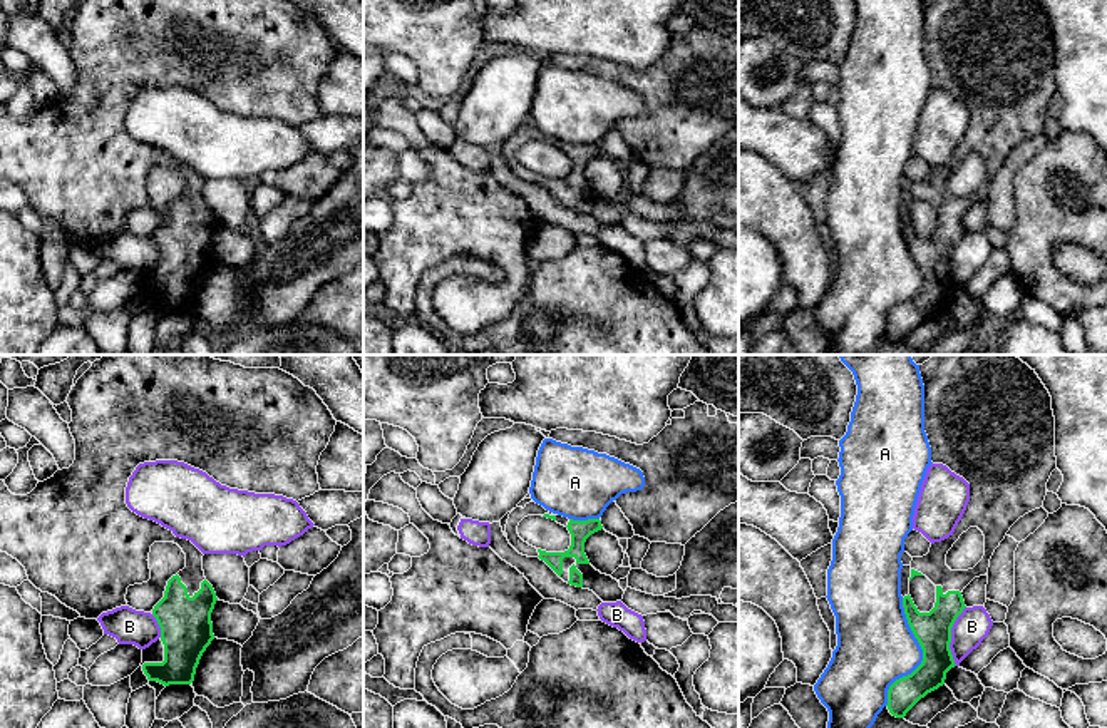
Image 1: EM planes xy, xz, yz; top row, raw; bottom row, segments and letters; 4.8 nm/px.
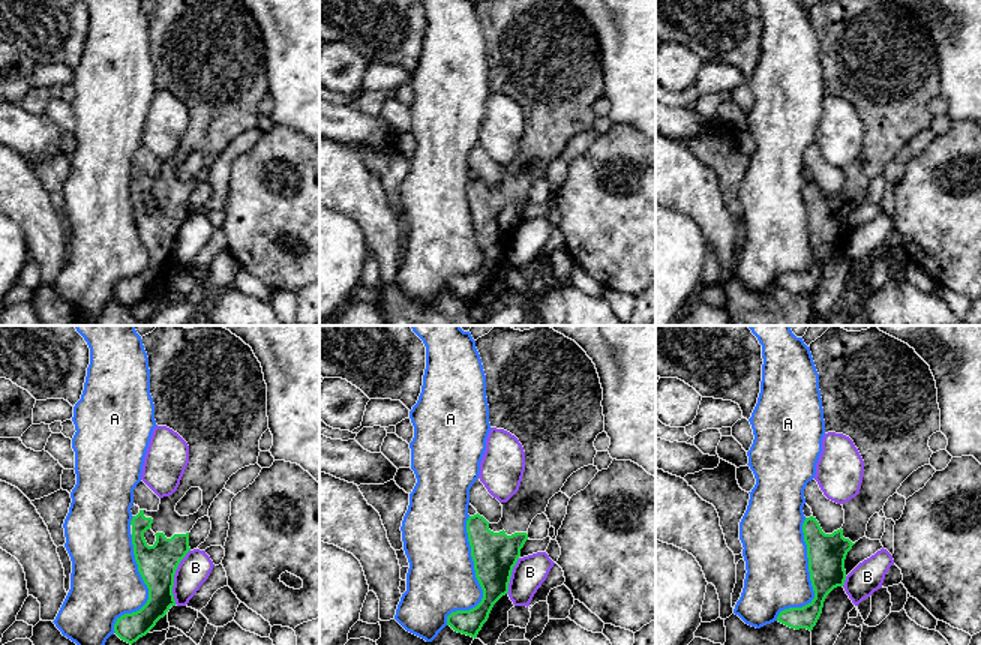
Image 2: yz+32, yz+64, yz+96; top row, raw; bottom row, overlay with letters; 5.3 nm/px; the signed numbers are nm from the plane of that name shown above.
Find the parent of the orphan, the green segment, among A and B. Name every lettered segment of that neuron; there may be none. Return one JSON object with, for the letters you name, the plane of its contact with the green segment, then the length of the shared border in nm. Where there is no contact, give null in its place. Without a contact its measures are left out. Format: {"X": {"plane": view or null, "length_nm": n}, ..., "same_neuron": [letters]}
{"same_neuron": []}

